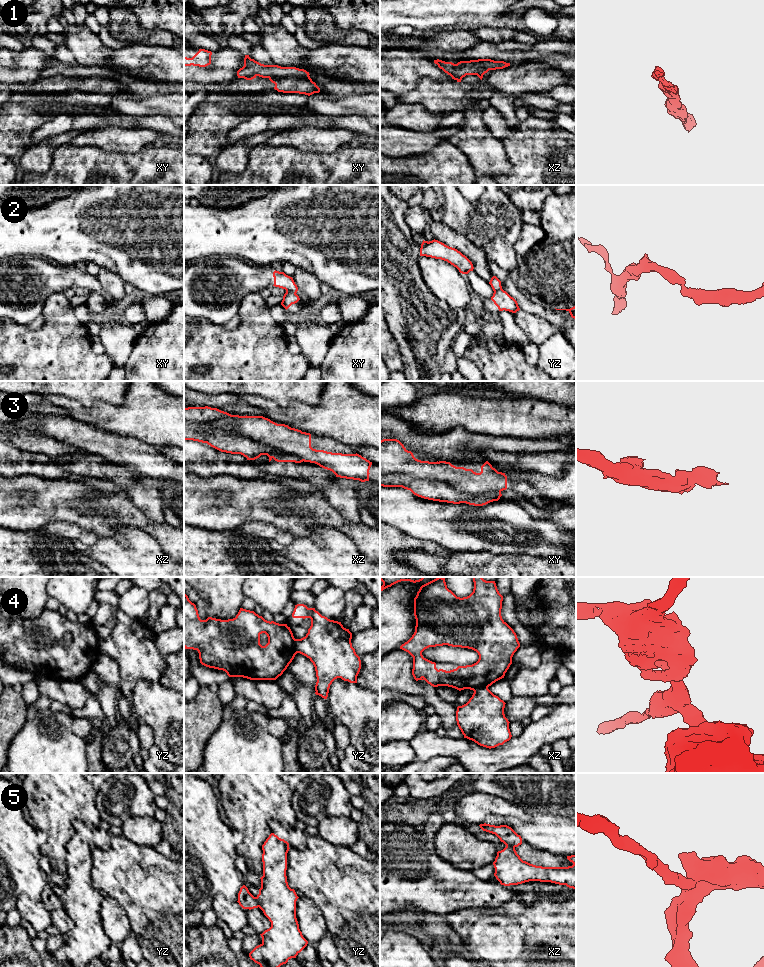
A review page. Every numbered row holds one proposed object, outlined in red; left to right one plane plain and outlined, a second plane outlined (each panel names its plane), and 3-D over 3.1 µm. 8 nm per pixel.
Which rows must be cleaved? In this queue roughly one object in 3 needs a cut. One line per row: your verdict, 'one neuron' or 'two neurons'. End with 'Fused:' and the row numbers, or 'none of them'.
1: two neurons
2: one neuron
3: two neurons
4: two neurons
5: two neurons
Fused: 1, 3, 4, 5

